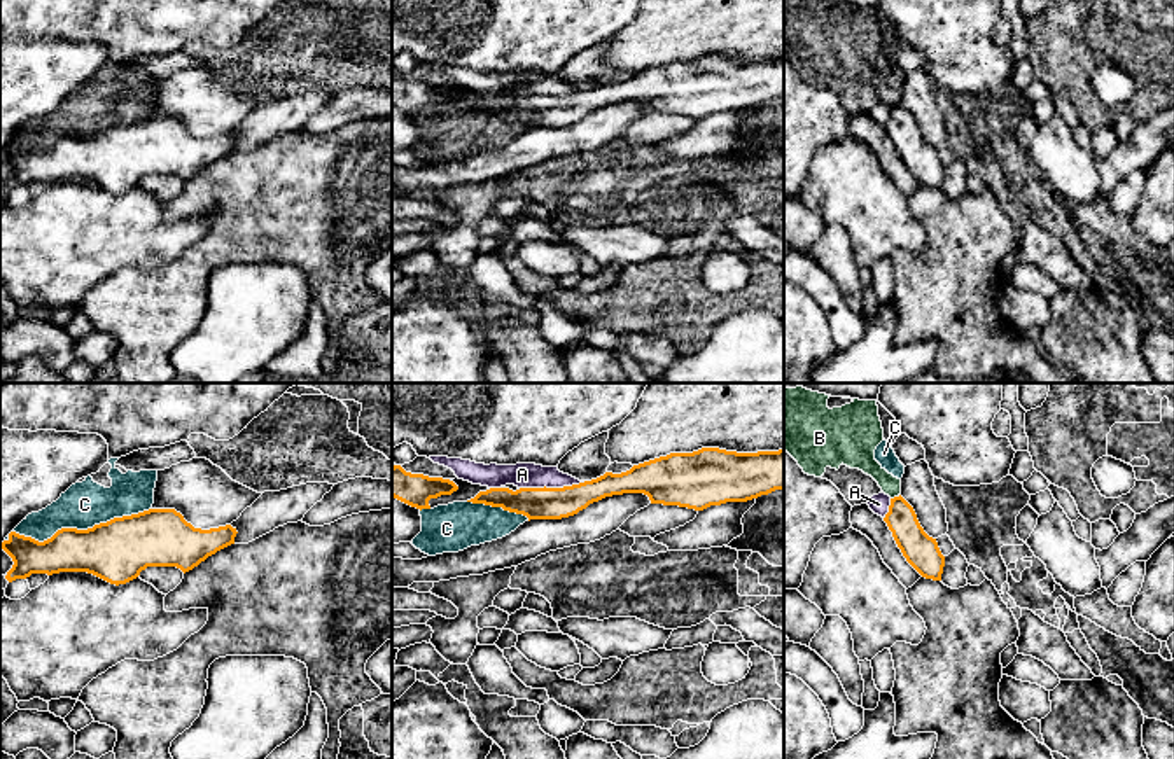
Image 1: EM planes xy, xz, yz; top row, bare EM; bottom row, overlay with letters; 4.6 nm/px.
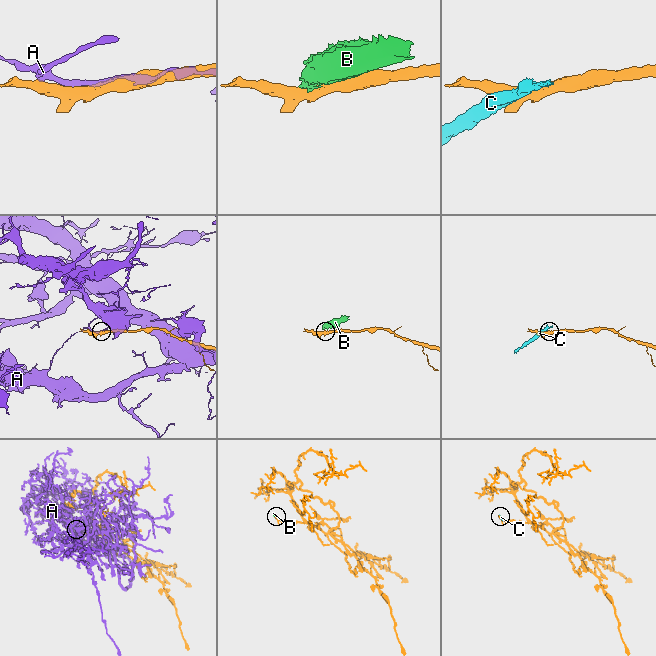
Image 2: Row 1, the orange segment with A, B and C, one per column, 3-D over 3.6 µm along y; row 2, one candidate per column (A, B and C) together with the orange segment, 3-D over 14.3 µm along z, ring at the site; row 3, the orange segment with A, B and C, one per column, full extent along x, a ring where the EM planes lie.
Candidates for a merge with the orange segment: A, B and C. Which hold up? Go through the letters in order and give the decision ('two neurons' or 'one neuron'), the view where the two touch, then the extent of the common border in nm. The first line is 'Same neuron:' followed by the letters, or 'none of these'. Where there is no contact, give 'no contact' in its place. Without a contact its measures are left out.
Same neuron: none of these
A: two neurons | xz | 300 nm
B: two neurons | yz | 50 nm
C: two neurons | xy | 650 nm

